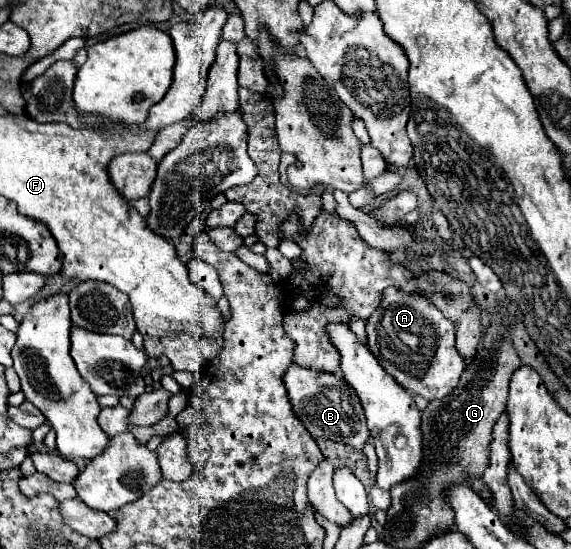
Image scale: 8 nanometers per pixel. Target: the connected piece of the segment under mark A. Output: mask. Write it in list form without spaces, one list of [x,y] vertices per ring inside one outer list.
[[[387,287],[381,303],[365,323],[367,345],[381,367],[407,391],[413,391],[429,401],[443,399],[465,369],[465,359],[455,347],[455,325],[421,293],[407,293],[399,287]]]

